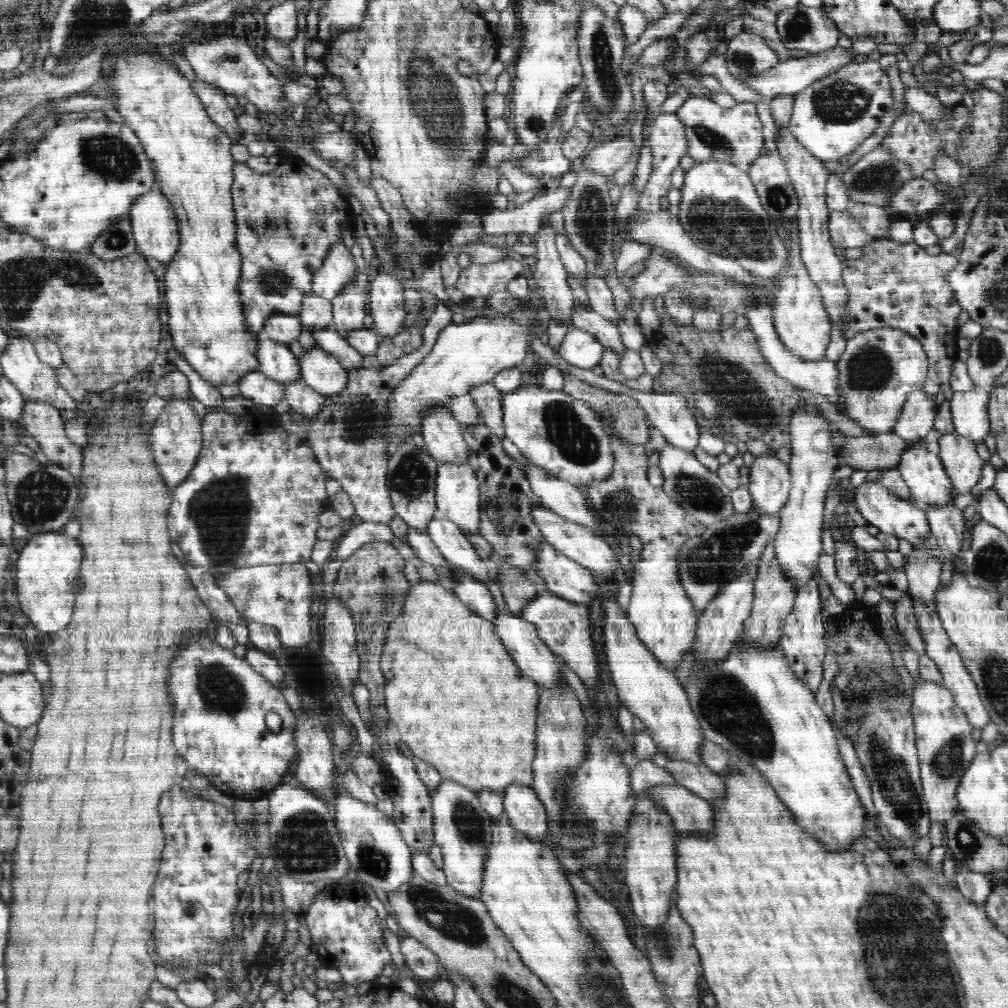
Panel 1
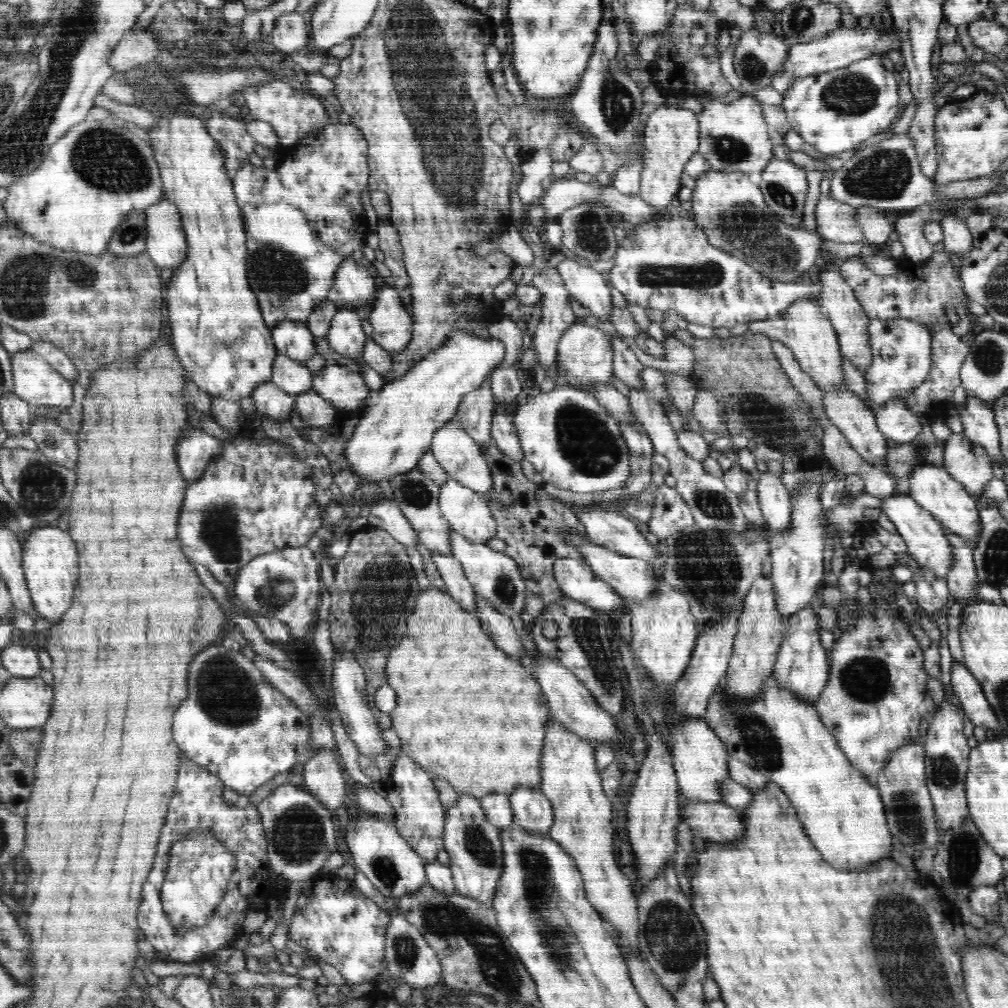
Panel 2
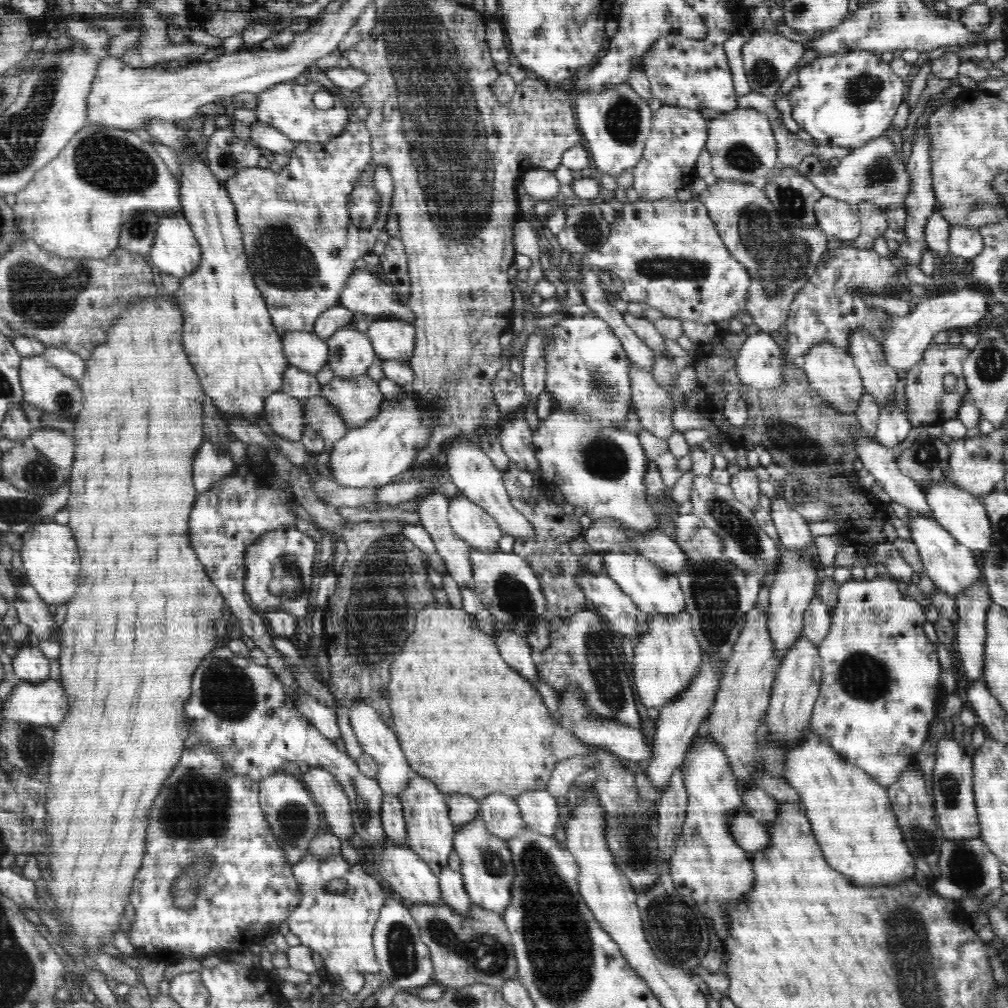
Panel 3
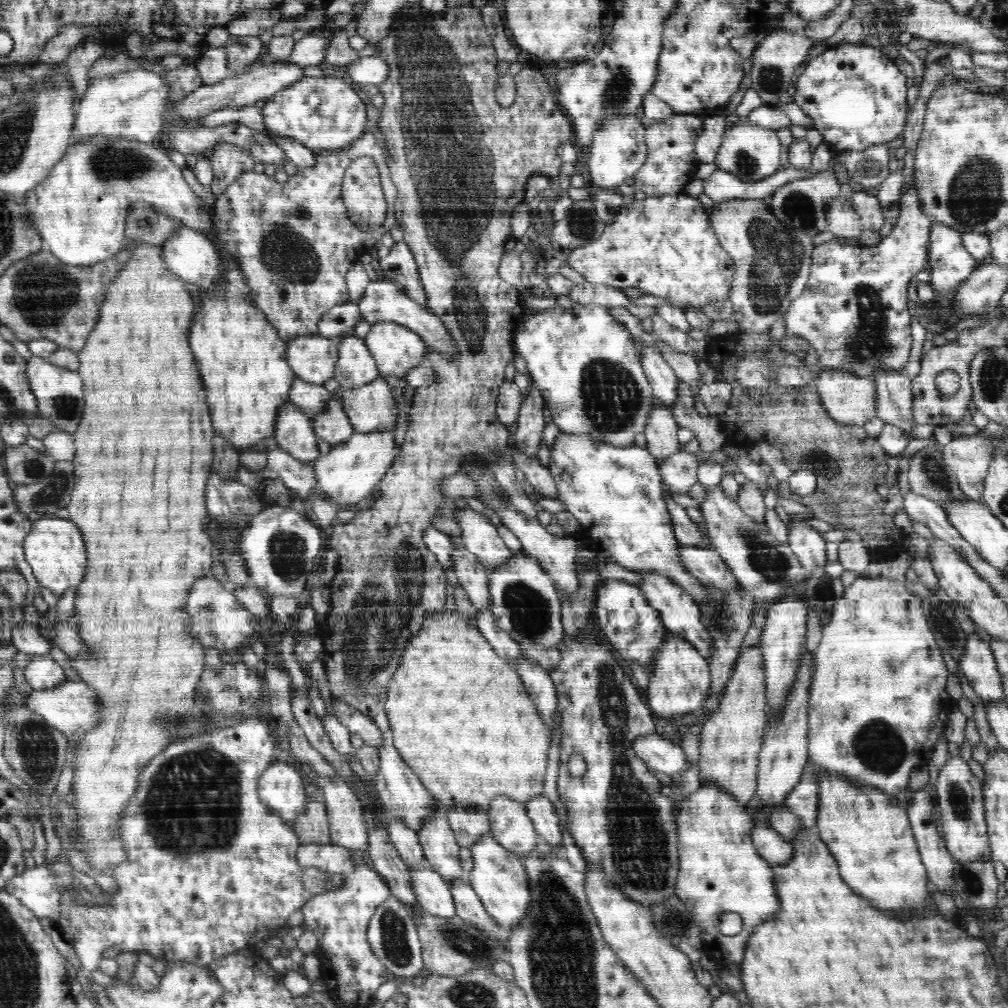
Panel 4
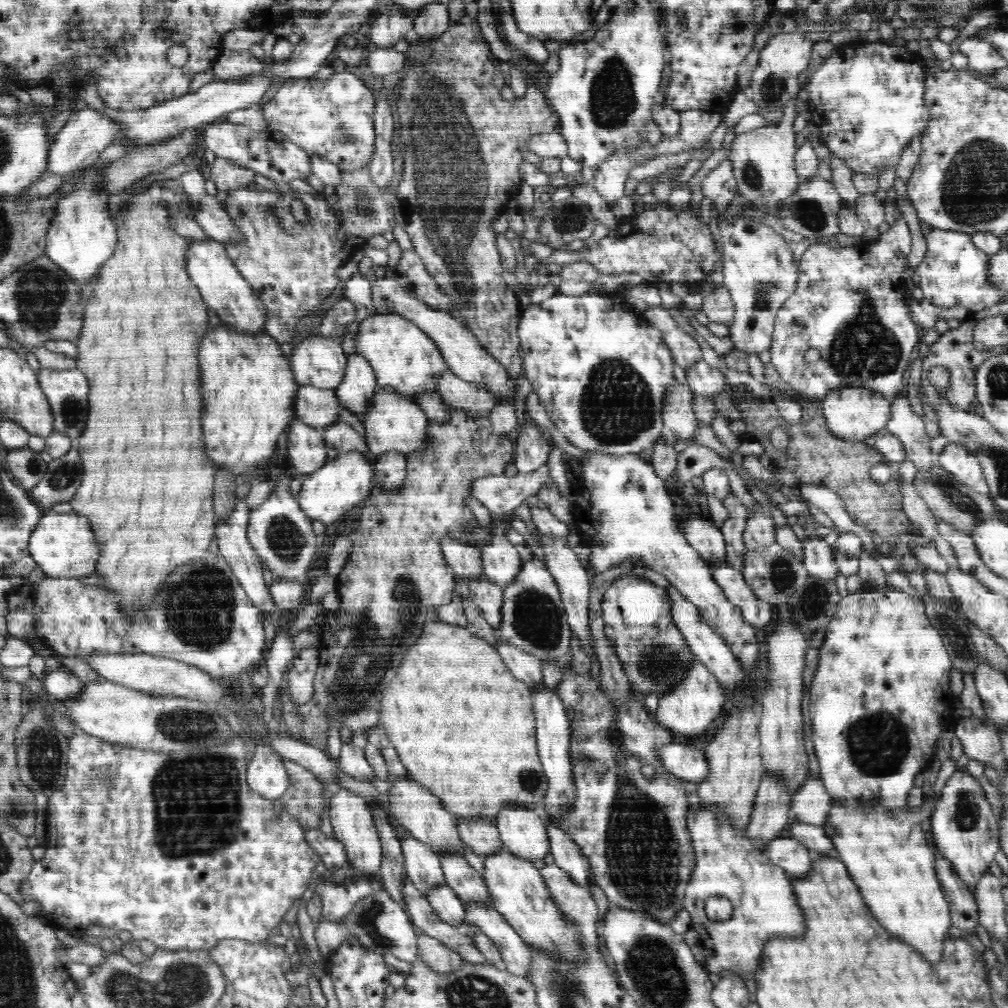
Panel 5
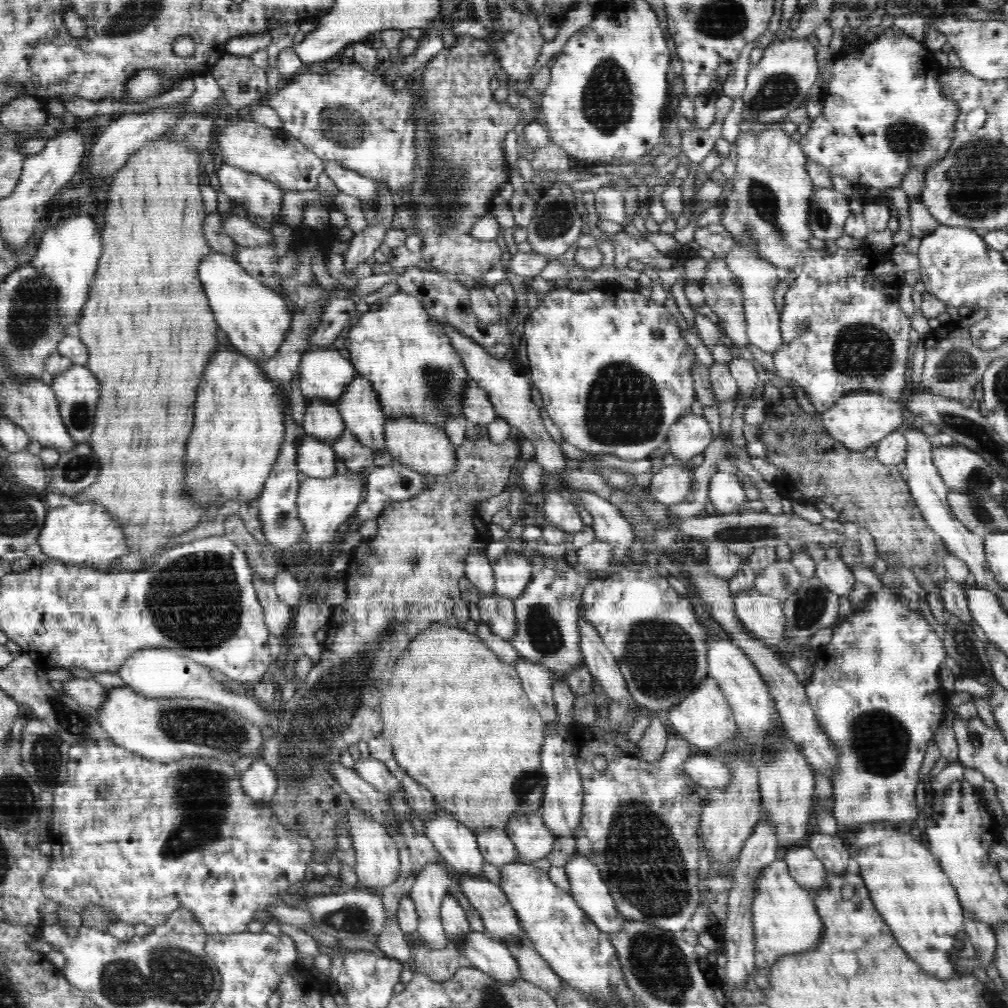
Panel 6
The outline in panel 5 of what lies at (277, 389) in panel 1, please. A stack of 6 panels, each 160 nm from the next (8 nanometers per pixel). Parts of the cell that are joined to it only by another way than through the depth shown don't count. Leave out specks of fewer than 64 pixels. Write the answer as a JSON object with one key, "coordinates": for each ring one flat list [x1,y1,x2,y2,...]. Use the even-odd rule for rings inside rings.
{"coordinates":[[295,416,289,422,286,440,288,456,299,474,308,476,326,464,328,457,324,430,307,426]]}

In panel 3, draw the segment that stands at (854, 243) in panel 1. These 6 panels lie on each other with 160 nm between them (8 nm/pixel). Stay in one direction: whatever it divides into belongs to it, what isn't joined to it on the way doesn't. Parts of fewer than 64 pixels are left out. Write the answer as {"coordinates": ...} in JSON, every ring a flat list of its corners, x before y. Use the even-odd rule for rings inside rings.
{"coordinates":[[822,195,813,211,817,226,830,238,853,241,860,236,861,222,858,209,847,202]]}

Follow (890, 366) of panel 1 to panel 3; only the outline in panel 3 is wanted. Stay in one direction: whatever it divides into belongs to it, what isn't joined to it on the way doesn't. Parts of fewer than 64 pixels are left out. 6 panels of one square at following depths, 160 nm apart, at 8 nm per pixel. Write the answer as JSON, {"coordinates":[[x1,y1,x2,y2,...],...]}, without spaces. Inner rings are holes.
{"coordinates":[[977,286,959,287,957,291,940,293,926,300,918,299,913,309,903,317,892,317,881,328,883,339,881,342,886,364,897,372,908,372,922,360,925,350,932,344,934,334,942,330,963,330,980,322,986,312,990,311,992,302,987,292]]}

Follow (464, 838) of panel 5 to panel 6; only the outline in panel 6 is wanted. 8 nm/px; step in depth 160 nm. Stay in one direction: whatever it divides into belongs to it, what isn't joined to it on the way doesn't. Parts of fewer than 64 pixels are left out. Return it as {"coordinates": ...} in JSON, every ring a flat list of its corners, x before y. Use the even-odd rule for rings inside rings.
{"coordinates":[[486,829,474,833,485,862,501,867,511,862,522,861,505,829]]}

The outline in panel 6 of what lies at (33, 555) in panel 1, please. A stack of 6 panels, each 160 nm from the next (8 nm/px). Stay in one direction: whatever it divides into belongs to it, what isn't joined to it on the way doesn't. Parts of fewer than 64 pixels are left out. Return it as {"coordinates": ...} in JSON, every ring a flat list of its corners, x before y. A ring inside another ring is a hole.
{"coordinates":[[88,502,50,508,37,543,48,559,61,560,68,567,106,570,116,558,128,554,121,526,104,511,102,505]]}

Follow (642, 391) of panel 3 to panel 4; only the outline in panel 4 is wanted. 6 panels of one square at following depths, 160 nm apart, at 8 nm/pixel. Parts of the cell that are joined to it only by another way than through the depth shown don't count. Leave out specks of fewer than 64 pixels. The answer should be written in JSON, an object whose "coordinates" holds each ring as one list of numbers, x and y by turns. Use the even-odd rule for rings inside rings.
{"coordinates":[[654,398,644,435,648,443,647,449,658,464,666,460,670,454,682,450,677,438,679,428,670,409,662,405,662,401]]}

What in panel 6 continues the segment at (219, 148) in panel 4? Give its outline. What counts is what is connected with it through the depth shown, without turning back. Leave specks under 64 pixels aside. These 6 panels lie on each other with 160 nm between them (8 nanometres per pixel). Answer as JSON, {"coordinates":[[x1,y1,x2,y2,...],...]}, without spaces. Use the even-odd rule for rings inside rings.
{"coordinates":[[223,163,219,170,217,170,217,177,217,182,220,184,221,191,224,192,231,201,234,201,233,203,236,201,236,203,241,204,241,207,246,212,268,221,278,219,283,195,283,190,279,186,276,186,273,182,257,174,252,174,226,163]]}

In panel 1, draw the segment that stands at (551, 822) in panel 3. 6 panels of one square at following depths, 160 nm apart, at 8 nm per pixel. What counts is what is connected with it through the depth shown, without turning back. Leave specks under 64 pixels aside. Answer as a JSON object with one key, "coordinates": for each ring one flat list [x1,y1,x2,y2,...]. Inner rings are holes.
{"coordinates":[[508,785,503,791,503,807,511,825,533,842,542,842,548,832,548,815,536,791,527,785]]}

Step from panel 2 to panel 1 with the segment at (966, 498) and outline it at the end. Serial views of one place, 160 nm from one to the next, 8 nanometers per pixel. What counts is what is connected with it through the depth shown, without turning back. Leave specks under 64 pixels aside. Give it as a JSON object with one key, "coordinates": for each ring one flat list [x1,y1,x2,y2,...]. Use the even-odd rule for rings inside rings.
{"coordinates":[[922,440,911,442,896,468,913,498,921,506,954,506,952,481,941,459]]}

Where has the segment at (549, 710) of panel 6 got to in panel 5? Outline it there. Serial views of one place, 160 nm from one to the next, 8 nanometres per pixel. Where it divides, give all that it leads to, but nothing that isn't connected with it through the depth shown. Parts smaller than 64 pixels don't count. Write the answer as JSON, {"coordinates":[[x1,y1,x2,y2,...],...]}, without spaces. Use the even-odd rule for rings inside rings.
{"coordinates":[[502,639,497,640,495,649,502,657,505,665,512,671,512,674,525,682,530,690,543,684,540,659,508,644,506,641,502,641]]}

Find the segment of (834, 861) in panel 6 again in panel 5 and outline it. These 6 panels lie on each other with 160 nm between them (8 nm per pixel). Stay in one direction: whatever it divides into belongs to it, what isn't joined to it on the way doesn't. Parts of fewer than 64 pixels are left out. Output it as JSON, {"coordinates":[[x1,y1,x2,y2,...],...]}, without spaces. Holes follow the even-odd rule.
{"coordinates":[[790,821,785,835,796,838,796,840,806,846,813,855,828,855,830,858,838,859,838,853,833,847,830,838,826,836,823,825]]}

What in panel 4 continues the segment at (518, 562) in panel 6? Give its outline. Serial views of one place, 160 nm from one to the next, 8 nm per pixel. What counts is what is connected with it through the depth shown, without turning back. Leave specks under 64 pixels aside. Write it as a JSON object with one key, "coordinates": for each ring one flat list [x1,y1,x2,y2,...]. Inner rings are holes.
{"coordinates":[[466,506,462,510,452,509,450,515,460,526,462,544,491,573,494,568,506,564,515,553,499,535,497,527,484,516]]}

